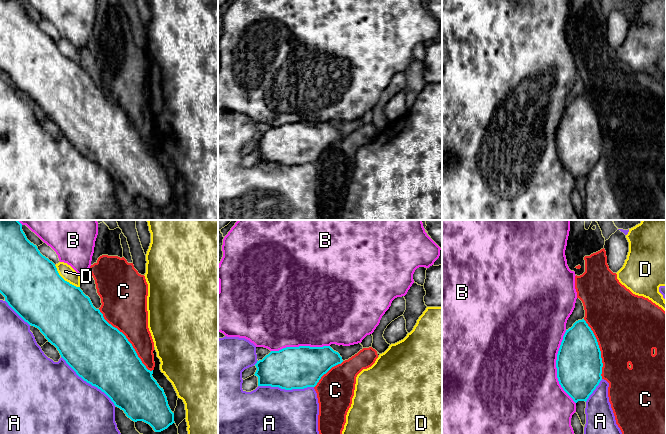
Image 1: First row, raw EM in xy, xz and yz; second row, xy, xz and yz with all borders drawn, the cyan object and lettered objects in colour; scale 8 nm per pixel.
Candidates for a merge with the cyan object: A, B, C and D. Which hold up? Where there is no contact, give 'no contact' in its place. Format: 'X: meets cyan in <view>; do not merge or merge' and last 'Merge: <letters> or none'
A: meets cyan in xy; do not merge
B: meets cyan in yz; do not merge
C: meets cyan in xy; do not merge
D: meets cyan in xy; do not merge
Merge: none

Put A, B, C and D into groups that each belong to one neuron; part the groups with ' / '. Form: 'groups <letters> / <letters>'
groups A / B / C / D

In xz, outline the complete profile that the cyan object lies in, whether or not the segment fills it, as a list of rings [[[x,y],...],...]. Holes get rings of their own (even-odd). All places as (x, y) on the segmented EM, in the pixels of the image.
[[[330,346],[323,347],[286,347],[279,351],[271,351],[255,364],[258,386],[279,387],[285,390],[315,387],[321,377],[332,367],[341,364],[342,357]]]

